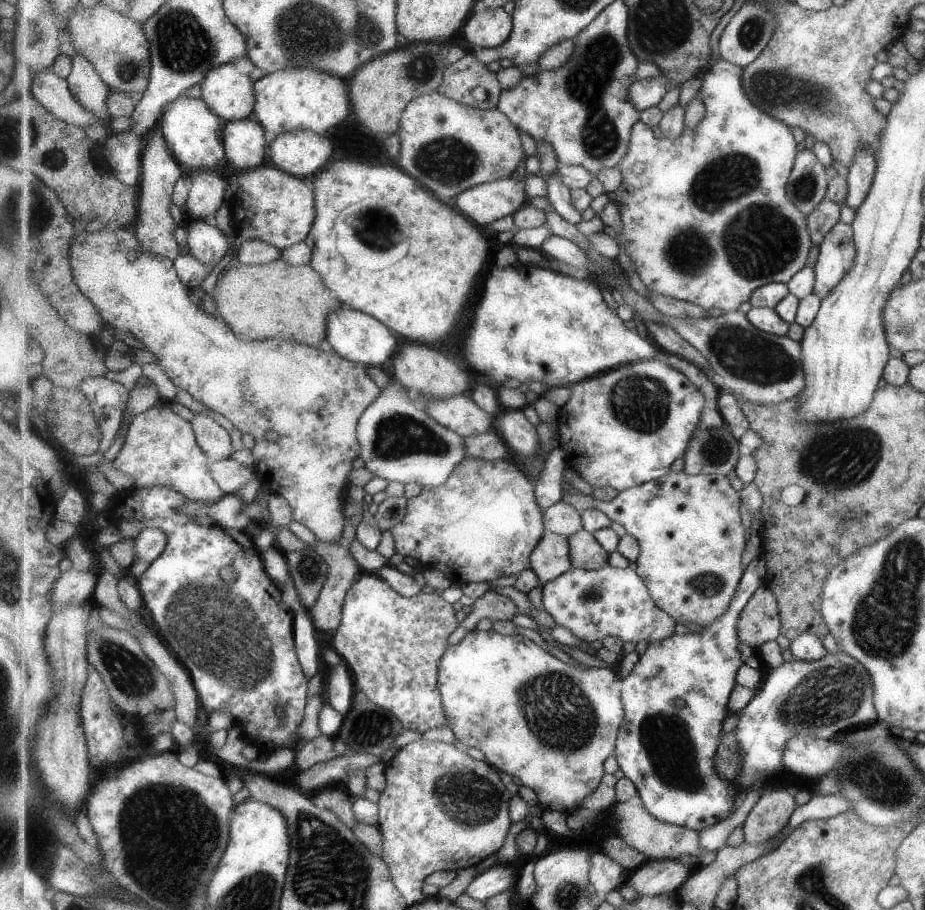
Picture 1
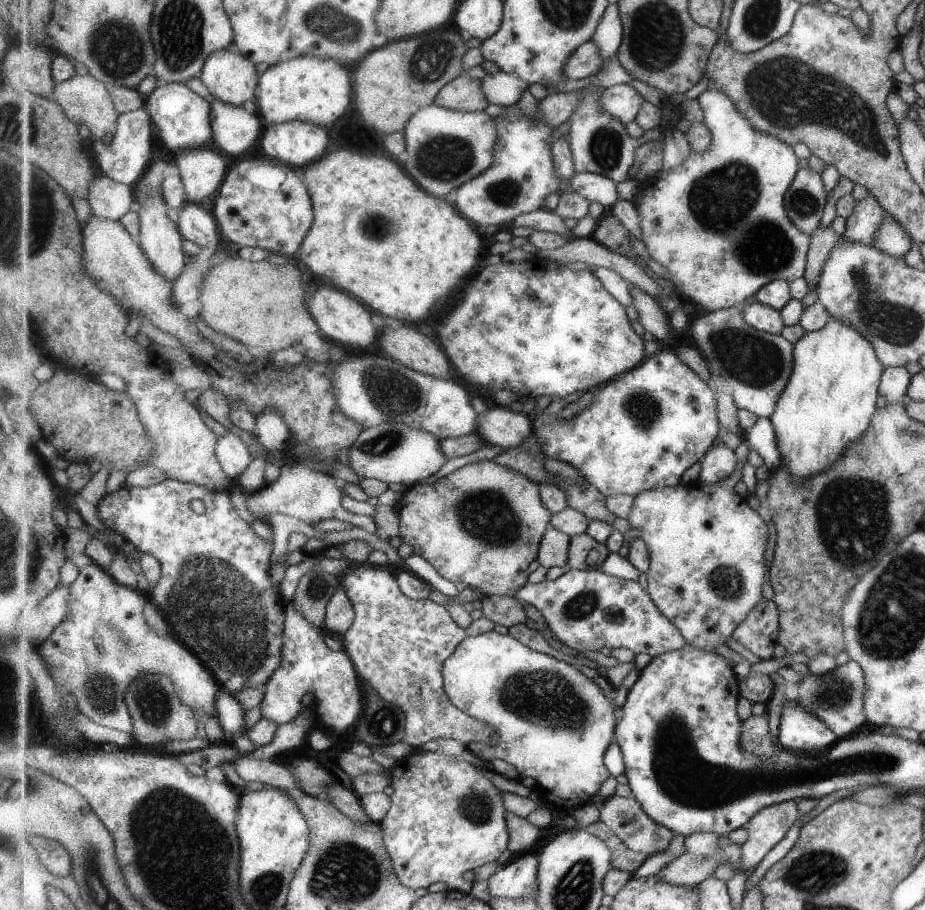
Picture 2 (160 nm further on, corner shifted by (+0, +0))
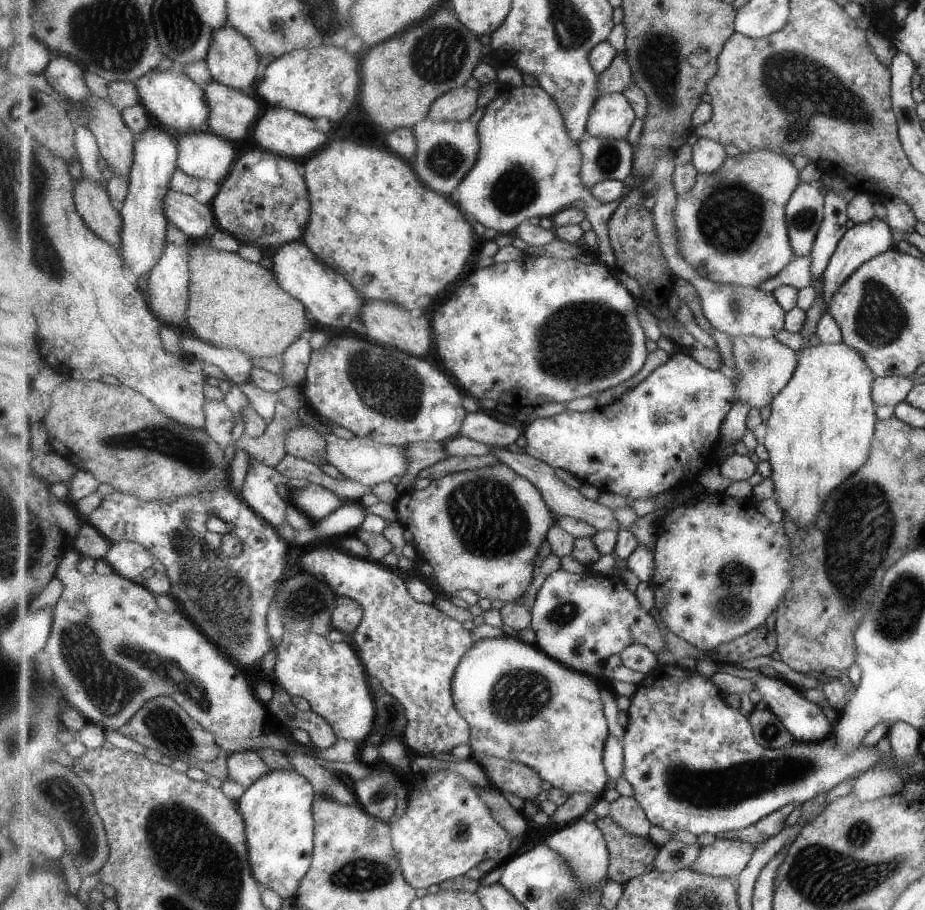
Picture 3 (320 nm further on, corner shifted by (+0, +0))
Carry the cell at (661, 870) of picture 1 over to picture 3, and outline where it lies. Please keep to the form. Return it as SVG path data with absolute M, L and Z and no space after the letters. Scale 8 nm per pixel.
M717 837L712 843L702 846L691 869L704 875L736 878L749 864L755 848L756 845L746 840Z

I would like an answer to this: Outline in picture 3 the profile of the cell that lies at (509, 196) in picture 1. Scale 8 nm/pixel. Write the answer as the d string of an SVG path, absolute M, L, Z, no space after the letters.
M524 84L515 87L504 86L497 98L494 98L484 109L484 115L478 122L480 132L480 155L470 173L458 187L456 204L473 222L495 229L500 233L515 233L518 226L528 218L553 218L567 207L579 205L587 216L598 240L599 254L596 259L613 268L615 256L610 243L610 220L620 202L604 203L585 186L582 181L582 164L584 161L580 144L571 135L564 122L564 114L555 99L541 86L533 87Z

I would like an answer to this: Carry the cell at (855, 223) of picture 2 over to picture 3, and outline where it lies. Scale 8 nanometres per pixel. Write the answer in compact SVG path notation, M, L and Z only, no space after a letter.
M873 218L867 223L854 224L851 228L846 229L843 236L837 241L831 256L828 258L827 266L823 271L822 295L825 310L833 296L833 293L839 288L839 286L844 284L847 277L849 277L853 271L856 271L870 258L885 252L885 250L893 246L895 246L895 244L889 227L885 225L885 222L881 222L877 218Z

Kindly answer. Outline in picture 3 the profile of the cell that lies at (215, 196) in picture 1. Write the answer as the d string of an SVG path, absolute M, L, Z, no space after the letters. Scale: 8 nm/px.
M207 129L177 137L178 168L192 177L215 180L219 185L237 160L235 144Z

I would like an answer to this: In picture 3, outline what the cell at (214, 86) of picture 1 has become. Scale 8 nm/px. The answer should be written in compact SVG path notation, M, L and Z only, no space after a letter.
M229 24L214 34L214 40L205 58L212 80L251 92L259 84L262 77L259 66L260 54L247 35Z

